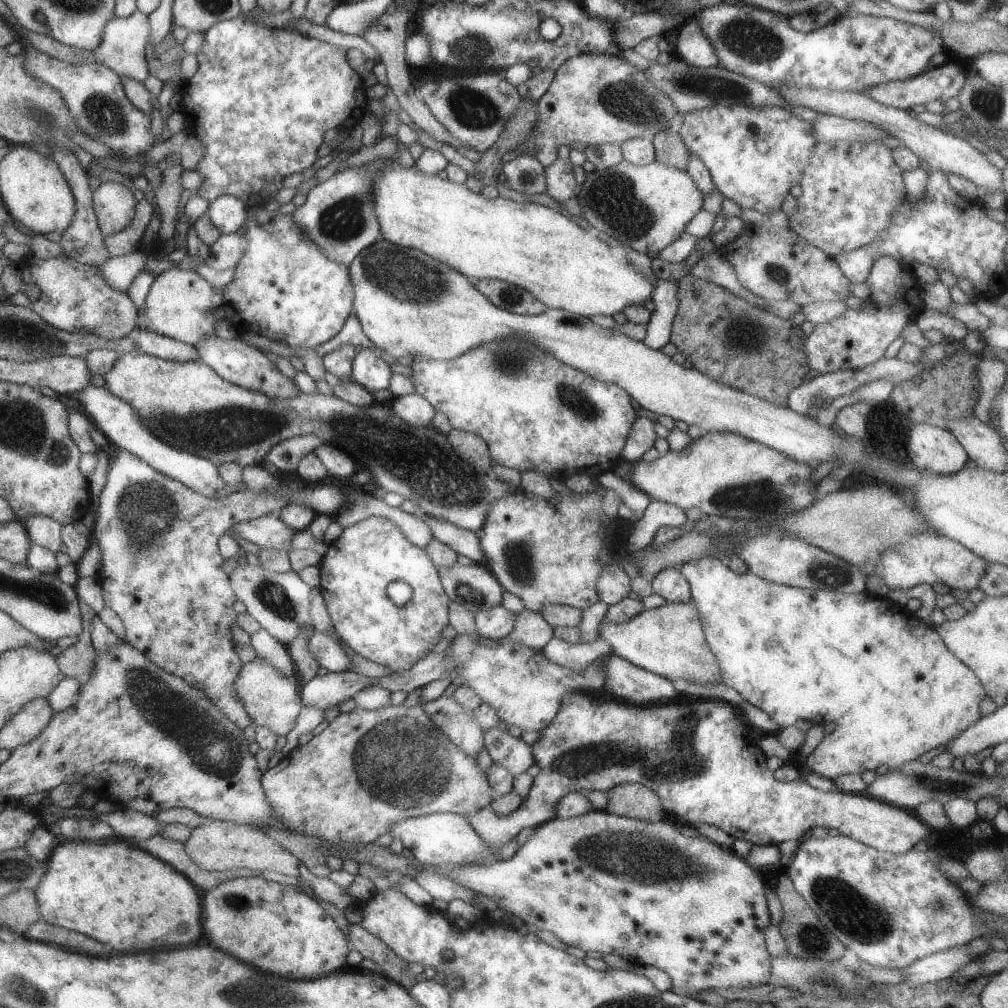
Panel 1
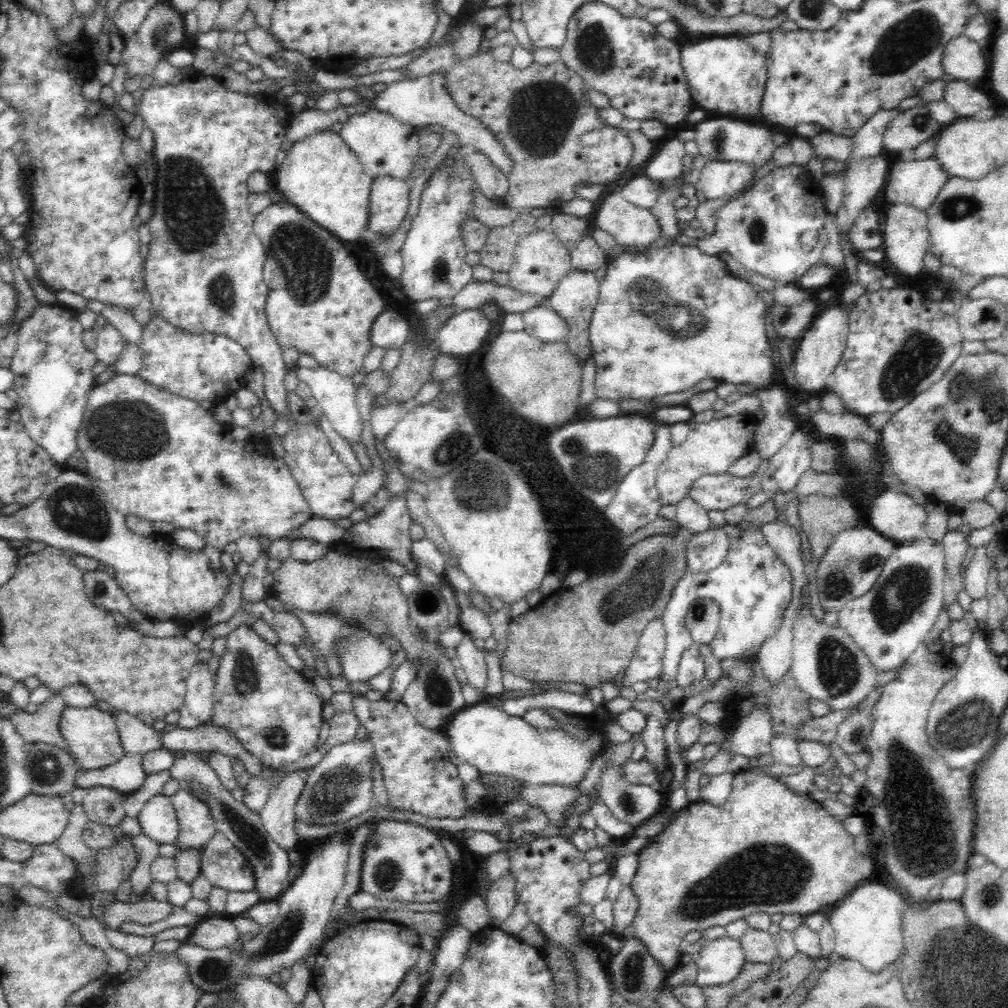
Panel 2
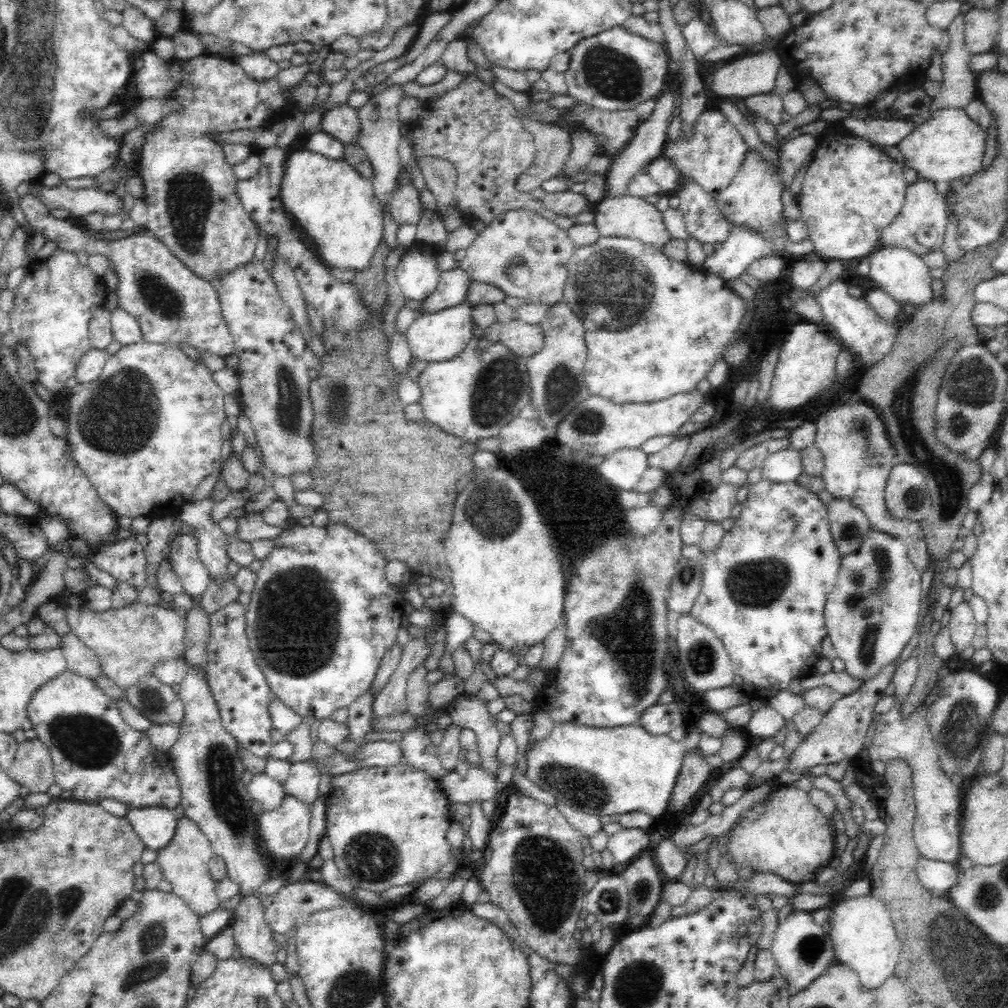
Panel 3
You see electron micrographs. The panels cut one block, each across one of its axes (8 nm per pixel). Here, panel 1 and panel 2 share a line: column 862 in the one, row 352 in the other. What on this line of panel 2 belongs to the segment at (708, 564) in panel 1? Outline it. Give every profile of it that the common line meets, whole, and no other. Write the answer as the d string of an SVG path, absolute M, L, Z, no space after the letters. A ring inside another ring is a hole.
M677 239L671 244L650 252L622 253L608 264L605 277L599 282L599 296L597 305L592 313L592 320L589 326L589 339L591 342L591 357L596 363L596 395L597 398L619 402L621 400L636 399L647 401L674 394L674 392L686 392L689 388L696 386L698 382L713 378L719 382L732 382L732 384L752 384L756 390L772 386L774 370L772 364L772 349L765 331L766 305L762 297L758 296L755 285L749 281L744 281L740 277L733 275L727 268L725 261L719 256L710 256L702 252L696 245L689 244L688 241Z

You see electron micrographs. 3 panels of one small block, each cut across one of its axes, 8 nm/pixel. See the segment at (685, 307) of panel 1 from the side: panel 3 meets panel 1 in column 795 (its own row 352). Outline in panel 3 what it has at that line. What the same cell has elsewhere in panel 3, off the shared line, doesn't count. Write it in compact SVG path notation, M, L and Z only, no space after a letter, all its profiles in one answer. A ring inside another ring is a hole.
M382 240L374 252L373 260L366 270L358 270L351 280L361 303L367 308L369 321L359 331L344 333L336 329L334 321L323 322L321 341L325 353L316 378L309 384L314 422L312 422L312 445L316 455L316 468L312 470L313 490L318 491L324 502L322 508L328 513L329 522L343 524L352 531L372 540L387 561L399 560L412 573L429 575L432 579L451 582L451 570L445 558L444 540L452 522L456 483L475 470L473 460L478 451L470 444L432 422L411 422L404 415L405 405L396 391L396 369L388 357L388 340L384 333L384 321L380 312L386 302L385 267L386 255L392 251Z

